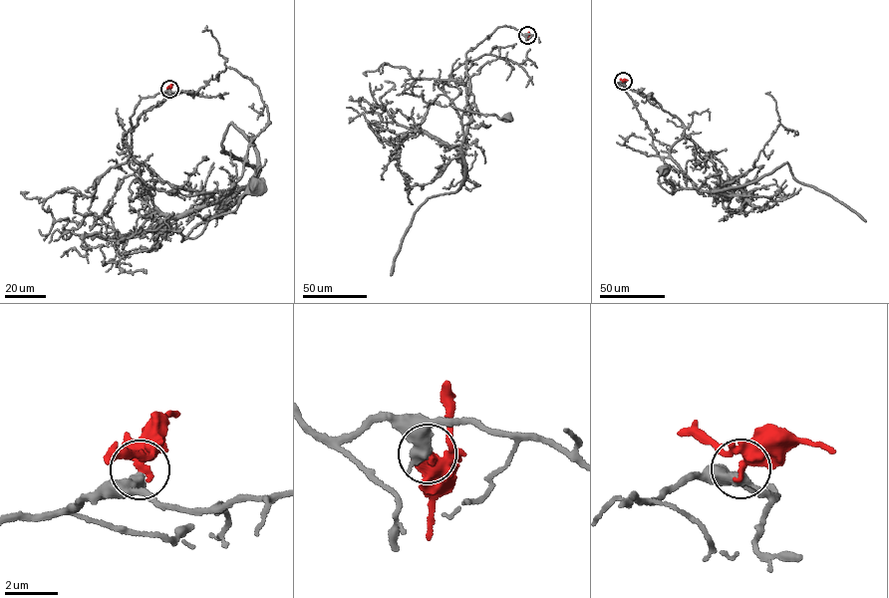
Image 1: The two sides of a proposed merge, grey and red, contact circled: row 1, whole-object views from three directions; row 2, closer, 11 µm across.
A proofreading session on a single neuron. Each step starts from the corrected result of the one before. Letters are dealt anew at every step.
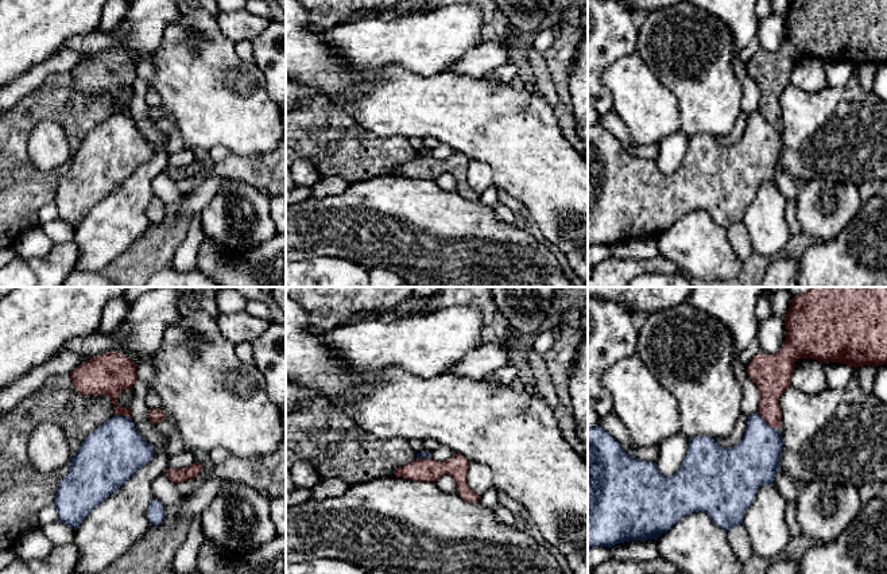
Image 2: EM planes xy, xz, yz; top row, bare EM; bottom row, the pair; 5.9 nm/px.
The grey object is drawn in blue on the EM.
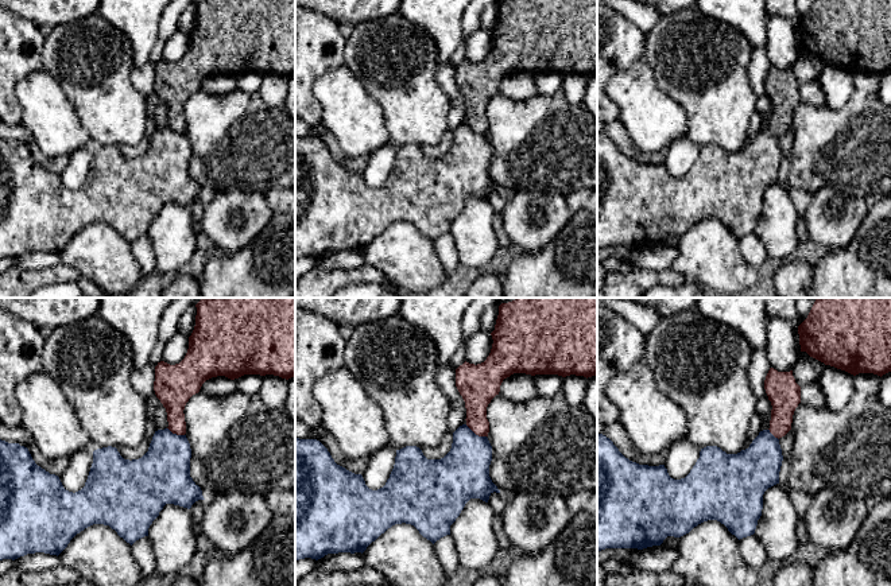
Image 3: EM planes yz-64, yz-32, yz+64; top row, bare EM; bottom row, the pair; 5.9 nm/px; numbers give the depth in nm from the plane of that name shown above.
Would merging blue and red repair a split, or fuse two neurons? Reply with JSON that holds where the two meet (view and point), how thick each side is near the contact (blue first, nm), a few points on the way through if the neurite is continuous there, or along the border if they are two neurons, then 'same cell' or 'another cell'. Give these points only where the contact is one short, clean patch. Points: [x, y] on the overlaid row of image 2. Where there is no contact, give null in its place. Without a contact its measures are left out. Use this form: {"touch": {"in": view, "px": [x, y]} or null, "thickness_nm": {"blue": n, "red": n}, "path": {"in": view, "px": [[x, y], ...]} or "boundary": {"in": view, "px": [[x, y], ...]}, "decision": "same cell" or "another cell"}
{"touch": {"in": "yz", "px": [766, 423]}, "thickness_nm": {"blue": 300, "red": 180}, "boundary": {"in": "yz", "px": [[756, 412], [769, 425], [778, 429]]}, "decision": "another cell"}

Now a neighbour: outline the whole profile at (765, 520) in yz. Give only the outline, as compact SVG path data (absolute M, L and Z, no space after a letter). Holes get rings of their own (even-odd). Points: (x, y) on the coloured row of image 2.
M774 484L759 486L754 503L743 515L743 524L754 555L778 559L791 538L786 520L787 500Z

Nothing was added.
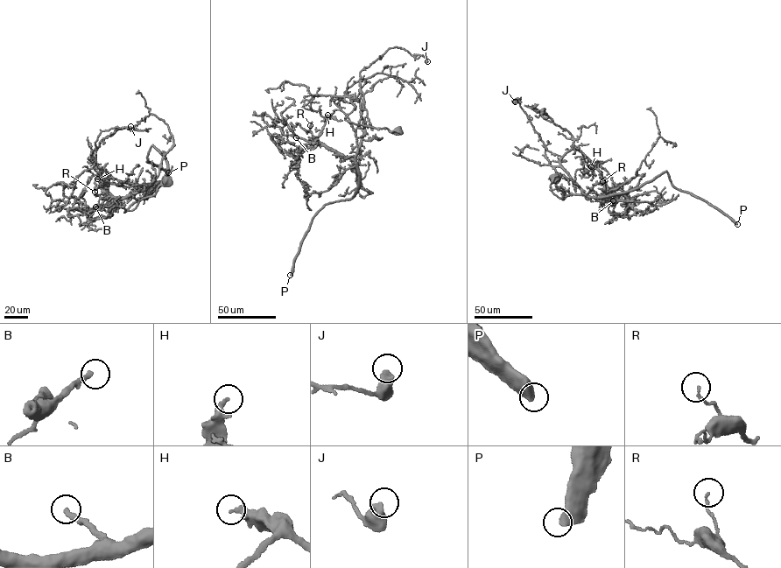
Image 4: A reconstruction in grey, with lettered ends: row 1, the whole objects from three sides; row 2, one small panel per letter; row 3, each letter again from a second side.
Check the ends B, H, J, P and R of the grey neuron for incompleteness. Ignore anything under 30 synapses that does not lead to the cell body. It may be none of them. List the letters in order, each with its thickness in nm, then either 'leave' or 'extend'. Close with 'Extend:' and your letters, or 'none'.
B: 240 nm thick; extend
H: 200 nm thick; leave
J: 500 nm thick; leave
P: 550 nm thick; extend
R: 110 nm thick; leave
Extend: B, P

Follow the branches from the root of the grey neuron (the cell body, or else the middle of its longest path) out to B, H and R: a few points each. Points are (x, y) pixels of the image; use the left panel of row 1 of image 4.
B: (166, 181), (131, 210), (130, 206), (152, 191), (143, 189), (95, 206)
H: (166, 181), (154, 194), (143, 198), (130, 210), (130, 206), (152, 191), (144, 189), (116, 197), (97, 178)
R: (166, 181), (131, 210), (130, 206), (152, 191), (102, 198), (94, 192)

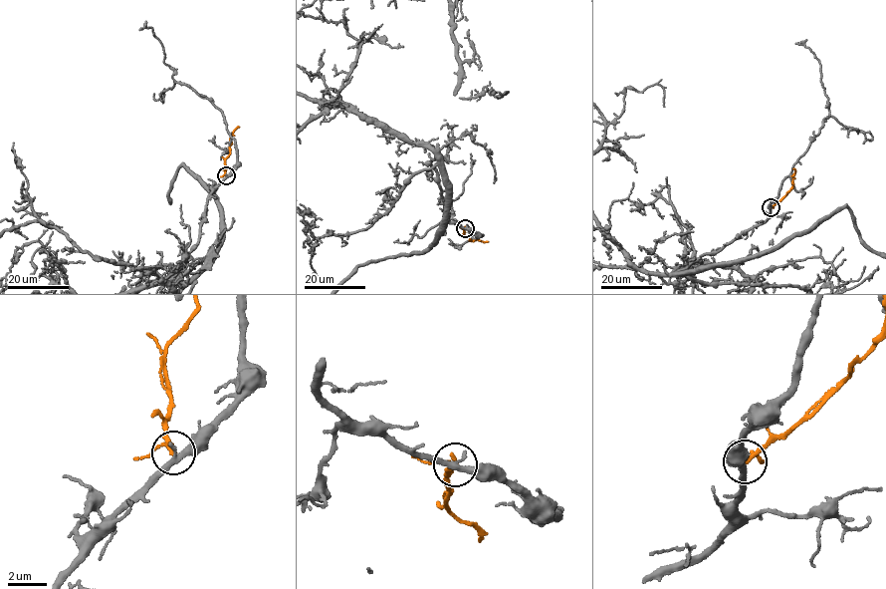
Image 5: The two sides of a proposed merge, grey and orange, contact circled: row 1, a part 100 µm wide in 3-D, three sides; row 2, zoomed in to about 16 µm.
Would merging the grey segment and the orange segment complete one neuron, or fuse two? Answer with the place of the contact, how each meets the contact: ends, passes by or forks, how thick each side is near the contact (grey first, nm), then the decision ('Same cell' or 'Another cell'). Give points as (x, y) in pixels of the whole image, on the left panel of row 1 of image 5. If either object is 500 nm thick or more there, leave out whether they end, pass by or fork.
Place: (226, 175). At the ring grey passes by. At the ring orange passes by. Thickness 320 nm (grey) against 190 nm. Another cell

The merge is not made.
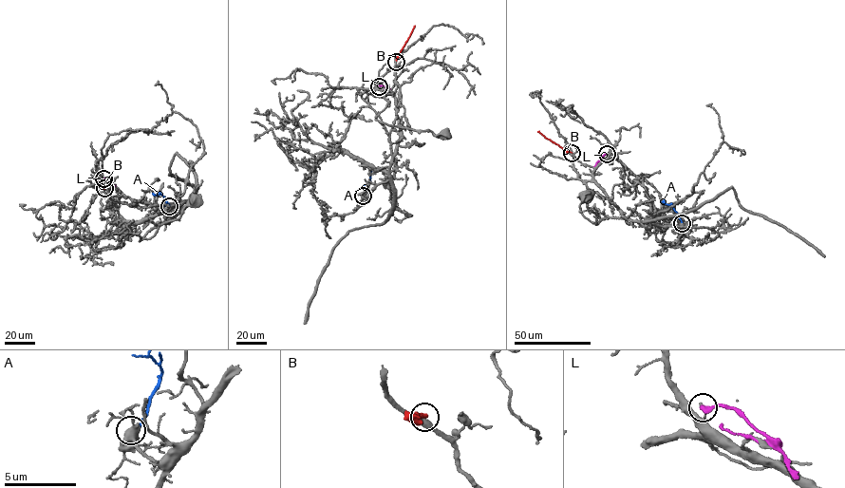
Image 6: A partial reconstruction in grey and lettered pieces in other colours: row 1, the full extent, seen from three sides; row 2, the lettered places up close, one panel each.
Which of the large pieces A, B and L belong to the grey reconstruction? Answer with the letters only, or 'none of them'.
A

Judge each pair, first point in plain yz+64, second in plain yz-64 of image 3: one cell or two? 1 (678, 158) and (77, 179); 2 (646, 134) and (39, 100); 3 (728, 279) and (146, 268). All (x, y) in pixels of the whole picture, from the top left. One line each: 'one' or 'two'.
1: one
2: one
3: two

